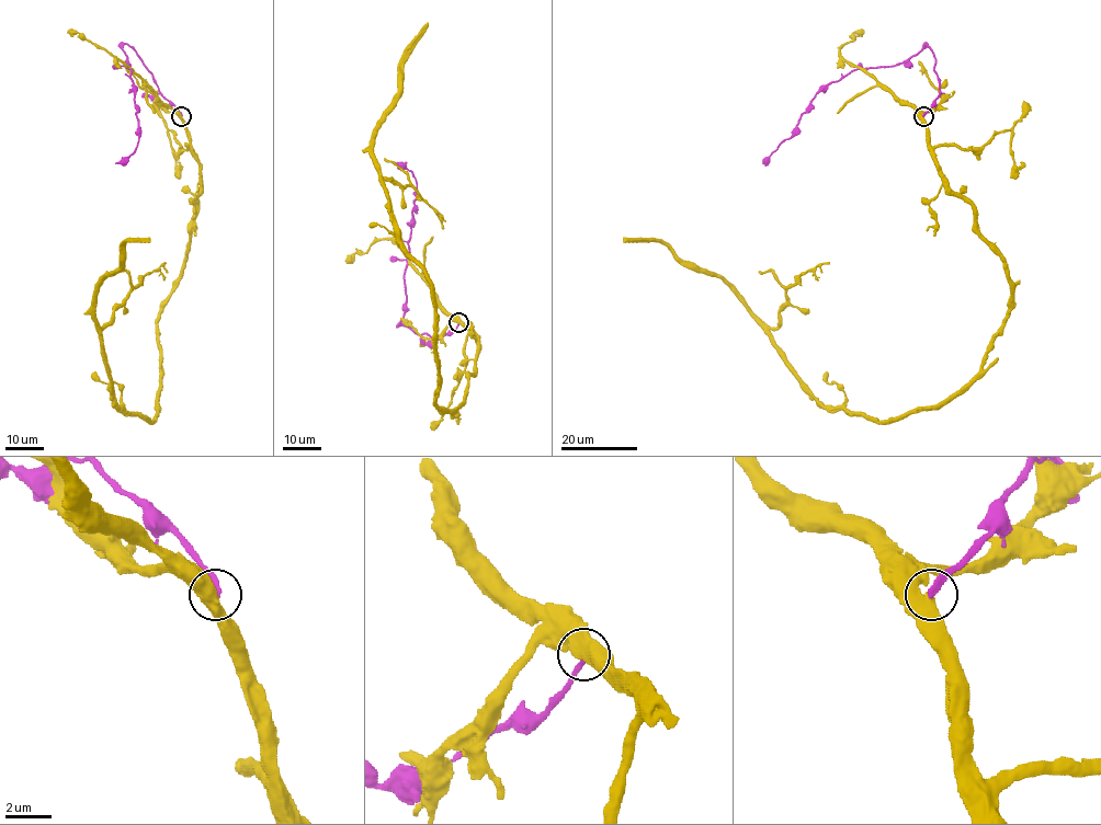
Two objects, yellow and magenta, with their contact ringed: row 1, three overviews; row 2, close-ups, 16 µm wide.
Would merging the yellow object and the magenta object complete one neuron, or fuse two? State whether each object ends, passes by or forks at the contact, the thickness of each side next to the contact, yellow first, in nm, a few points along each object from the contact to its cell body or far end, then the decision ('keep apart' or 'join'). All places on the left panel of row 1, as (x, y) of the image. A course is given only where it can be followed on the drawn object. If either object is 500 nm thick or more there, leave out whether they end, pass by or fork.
yellow forks there; magenta ends there; 440 nm thick on the yellow side, 300 nm on the other; yellow runs (180, 116), (200, 190), (157, 323), (148, 421), (115, 401), (94, 289), (125, 242), (149, 238); magenta runs (181, 116), (137, 54), (125, 44), (139, 140), (128, 156), (115, 163); keep apart

